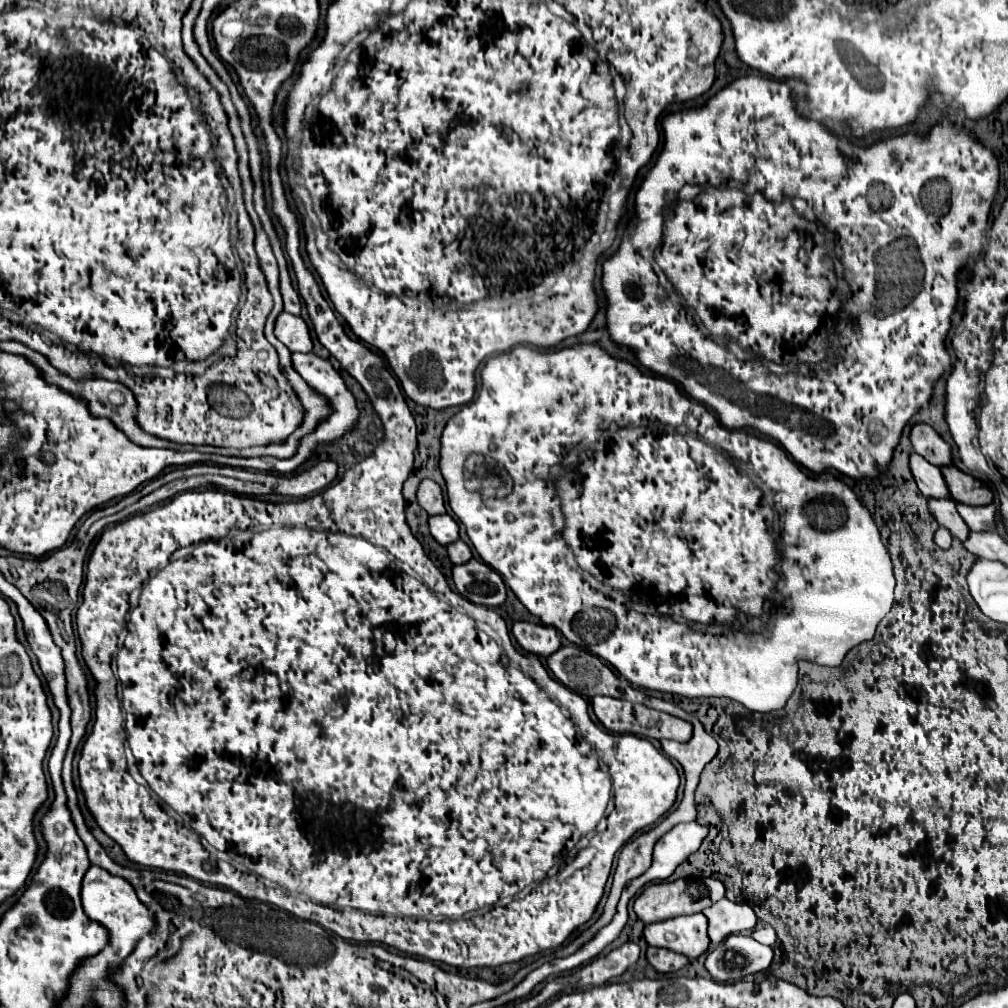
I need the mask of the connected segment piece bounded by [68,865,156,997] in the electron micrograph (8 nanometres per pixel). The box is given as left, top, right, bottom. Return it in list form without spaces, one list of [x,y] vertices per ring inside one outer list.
[[[92,865],[84,877],[82,905],[84,905],[84,911],[88,913],[88,917],[92,917],[94,921],[100,921],[108,931],[112,931],[112,943],[102,953],[88,957],[88,961],[82,961],[80,969],[72,975],[74,985],[68,991],[68,997],[72,997],[74,991],[78,991],[78,989],[86,991],[86,989],[104,989],[104,985],[116,985],[110,979],[110,975],[112,975],[110,971],[116,965],[122,965],[124,959],[128,959],[128,955],[136,949],[140,939],[144,939],[146,935],[152,935],[156,931],[156,915],[152,913],[152,909],[148,905],[144,905],[138,899],[130,881],[126,881],[124,877],[112,875],[106,869],[100,869],[98,865]]]

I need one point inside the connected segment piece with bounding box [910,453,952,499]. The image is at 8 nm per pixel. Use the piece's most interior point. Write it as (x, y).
(929, 478)

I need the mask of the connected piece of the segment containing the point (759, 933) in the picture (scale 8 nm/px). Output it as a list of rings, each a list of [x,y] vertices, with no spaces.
[[[764,925],[764,927],[756,929],[756,931],[752,933],[752,937],[754,937],[756,941],[764,943],[764,945],[776,945],[776,941],[778,941],[776,931],[774,931],[774,927],[772,927],[772,925]]]

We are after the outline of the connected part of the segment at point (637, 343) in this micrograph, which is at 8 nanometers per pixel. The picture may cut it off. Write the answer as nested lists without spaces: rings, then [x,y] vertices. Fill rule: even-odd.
[[[746,75],[746,77],[740,77],[740,79],[736,79],[736,81],[732,81],[732,83],[730,83],[730,85],[726,85],[726,87],[724,87],[724,89],[720,89],[720,91],[718,91],[718,93],[716,93],[716,95],[714,95],[714,97],[712,97],[712,99],[710,99],[710,101],[708,101],[708,103],[704,103],[704,105],[700,105],[700,107],[694,107],[694,109],[682,109],[682,111],[676,111],[676,113],[668,113],[668,115],[666,115],[666,117],[664,117],[664,121],[662,121],[662,131],[664,131],[664,149],[662,149],[662,151],[660,151],[660,155],[658,155],[658,159],[656,159],[656,163],[654,163],[654,165],[652,165],[652,167],[650,167],[650,169],[648,169],[648,173],[646,173],[646,175],[644,175],[644,177],[642,177],[642,181],[640,181],[640,185],[638,185],[638,189],[636,189],[636,205],[634,205],[634,209],[636,209],[636,211],[634,211],[634,221],[632,221],[632,223],[634,223],[634,231],[632,231],[632,233],[630,233],[630,237],[628,237],[628,241],[622,241],[622,243],[620,243],[620,247],[618,247],[618,249],[616,249],[616,253],[612,253],[612,255],[610,255],[610,257],[608,257],[608,259],[606,259],[606,261],[604,261],[604,263],[602,263],[602,279],[600,279],[600,287],[602,287],[602,293],[604,293],[604,301],[606,301],[606,329],[608,329],[608,333],[610,333],[610,339],[612,339],[612,343],[616,343],[616,345],[622,345],[622,347],[626,347],[626,349],[628,349],[628,351],[632,351],[632,353],[634,353],[634,357],[636,357],[636,359],[638,359],[638,363],[640,363],[640,365],[642,365],[642,367],[646,367],[646,369],[648,369],[648,371],[652,371],[652,373],[656,373],[656,375],[660,375],[660,377],[666,377],[666,379],[670,379],[670,381],[676,381],[676,383],[678,383],[678,385],[680,385],[680,387],[682,387],[682,391],[684,391],[684,393],[686,393],[686,395],[688,395],[688,397],[692,397],[692,399],[694,399],[694,401],[700,401],[700,403],[704,403],[704,405],[706,405],[706,407],[710,407],[710,409],[712,409],[712,411],[714,411],[714,413],[716,413],[716,415],[718,415],[718,419],[720,419],[720,423],[722,423],[722,425],[724,425],[724,427],[726,427],[726,429],[746,429],[746,427],[748,427],[748,429],[752,429],[752,431],[758,431],[758,433],[762,433],[762,435],[764,435],[764,437],[770,437],[770,439],[772,439],[772,441],[776,441],[776,443],[780,443],[780,447],[782,447],[782,449],[784,449],[784,451],[786,451],[786,453],[788,453],[788,455],[790,455],[790,457],[792,457],[792,459],[794,459],[794,461],[796,461],[796,463],[800,463],[800,465],[802,465],[802,467],[806,467],[806,469],[808,469],[808,471],[810,471],[810,473],[814,473],[814,475],[822,475],[822,473],[826,473],[826,471],[830,471],[830,469],[834,469],[834,471],[838,471],[838,473],[842,473],[842,475],[846,475],[846,477],[850,477],[850,479],[874,479],[874,477],[880,477],[880,475],[882,475],[882,473],[886,473],[886,471],[888,471],[888,465],[890,465],[890,461],[892,461],[892,457],[894,457],[894,449],[896,449],[896,445],[898,445],[898,441],[900,441],[900,437],[902,437],[902,431],[904,431],[904,429],[906,429],[906,425],[910,425],[910,421],[912,421],[912,417],[914,417],[914,415],[916,415],[916,413],[920,413],[920,411],[922,411],[922,409],[924,409],[924,407],[926,407],[926,405],[928,405],[928,403],[930,403],[930,399],[932,399],[932,393],[934,393],[934,385],[936,385],[936,381],[938,381],[938,379],[940,379],[940,377],[942,377],[942,375],[944,375],[944,373],[946,373],[946,371],[950,371],[950,369],[952,369],[952,367],[954,367],[954,363],[952,363],[952,357],[950,357],[950,353],[948,353],[948,349],[946,349],[946,337],[948,337],[948,331],[950,331],[950,327],[952,327],[952,315],[954,315],[954,311],[956,311],[956,305],[958,305],[958,273],[962,273],[962,271],[964,271],[964,269],[966,269],[966,267],[968,267],[968,265],[970,265],[970,261],[972,261],[972,259],[974,259],[974,257],[978,257],[978,255],[980,255],[980,247],[982,247],[982,243],[980,243],[980,241],[982,241],[982,233],[984,233],[984,229],[986,229],[986,225],[988,225],[988,215],[990,215],[990,207],[992,207],[992,203],[994,203],[994,197],[996,197],[996,191],[998,191],[998,183],[1000,183],[1000,171],[998,171],[998,163],[1000,163],[1000,161],[998,161],[998,155],[996,155],[996,153],[994,153],[994,151],[992,151],[992,149],[990,149],[990,147],[986,147],[986,145],[984,145],[984,143],[982,143],[982,141],[980,141],[980,139],[976,139],[976,137],[972,137],[972,133],[970,133],[970,131],[968,131],[968,129],[966,129],[966,127],[962,127],[962,125],[958,125],[958,123],[956,123],[956,121],[954,121],[954,117],[952,117],[952,115],[950,115],[950,113],[948,113],[948,111],[950,111],[950,107],[948,107],[948,105],[944,105],[944,103],[942,103],[942,105],[940,105],[940,111],[942,111],[942,115],[940,115],[940,119],[938,119],[938,123],[936,123],[936,125],[932,125],[932,127],[930,127],[930,129],[928,129],[928,133],[920,133],[920,131],[916,131],[916,129],[910,129],[910,131],[906,131],[906,133],[902,133],[902,135],[896,135],[896,137],[888,137],[888,139],[880,139],[880,141],[876,141],[876,143],[872,143],[872,145],[868,145],[868,147],[860,147],[860,145],[856,145],[856,143],[854,143],[854,141],[852,141],[852,139],[850,139],[850,137],[846,137],[846,135],[834,135],[834,133],[832,133],[832,131],[830,131],[830,129],[828,129],[828,127],[826,127],[826,125],[824,125],[824,123],[820,123],[820,121],[816,121],[816,119],[808,119],[808,117],[802,117],[802,115],[800,115],[800,113],[798,113],[798,109],[796,109],[796,105],[794,105],[794,103],[792,103],[792,99],[794,99],[794,95],[792,95],[792,87],[790,87],[790,85],[788,85],[788,81],[776,81],[776,79],[768,79],[768,77],[760,77],[760,75]],[[932,177],[942,177],[942,179],[946,179],[946,181],[948,181],[948,183],[950,183],[950,189],[952,189],[952,193],[950,193],[950,205],[948,205],[948,209],[946,209],[946,207],[944,207],[944,209],[930,209],[930,211],[928,211],[928,209],[926,209],[926,207],[924,207],[924,205],[922,205],[922,201],[920,201],[920,189],[922,189],[922,185],[924,185],[924,181],[928,181],[928,179],[932,179]],[[730,181],[736,181],[736,183],[742,183],[742,185],[752,185],[752,187],[754,187],[754,189],[756,189],[756,191],[760,191],[760,193],[752,193],[752,195],[746,195],[746,193],[744,193],[744,191],[742,191],[742,189],[740,189],[740,187],[712,187],[712,185],[724,185],[724,183],[730,183]],[[686,183],[700,183],[700,185],[704,185],[704,183],[708,183],[708,185],[706,185],[706,187],[704,187],[704,191],[702,191],[702,193],[698,193],[698,195],[696,195],[696,197],[694,197],[694,199],[692,199],[692,201],[676,201],[676,203],[674,203],[674,207],[672,207],[672,209],[670,209],[670,211],[668,211],[668,213],[666,213],[666,217],[664,217],[664,227],[662,227],[662,245],[658,245],[658,247],[656,247],[656,251],[654,251],[654,261],[656,261],[656,265],[658,265],[658,267],[662,267],[662,271],[664,271],[664,275],[666,275],[666,279],[668,279],[668,281],[670,281],[670,283],[672,283],[672,285],[674,285],[674,291],[676,291],[676,293],[678,293],[678,295],[682,295],[682,297],[684,297],[684,305],[686,305],[686,307],[690,307],[690,309],[696,309],[696,313],[698,313],[698,315],[700,315],[700,311],[710,311],[710,313],[712,313],[712,317],[714,317],[714,321],[712,321],[712,325],[708,325],[708,329],[710,329],[710,333],[712,333],[712,337],[724,337],[724,339],[730,339],[730,341],[734,341],[734,339],[736,339],[736,341],[738,341],[738,343],[740,343],[740,347],[742,347],[742,349],[744,349],[744,351],[748,351],[748,353],[750,353],[750,355],[752,355],[752,357],[756,357],[756,359],[762,359],[762,357],[764,357],[764,359],[768,359],[768,361],[756,361],[756,363],[750,363],[750,361],[738,361],[738,359],[736,359],[736,357],[734,357],[734,355],[732,355],[732,353],[728,353],[728,351],[726,351],[726,349],[724,349],[724,347],[720,347],[720,345],[718,345],[718,343],[714,343],[714,341],[712,341],[712,339],[708,339],[708,337],[704,337],[704,335],[702,335],[702,333],[700,333],[700,329],[696,329],[696,327],[694,327],[694,329],[692,329],[692,321],[688,321],[688,317],[684,317],[684,305],[680,305],[680,297],[676,297],[676,293],[666,293],[666,289],[664,289],[664,287],[662,287],[662,285],[660,285],[660,281],[658,281],[658,277],[656,277],[656,275],[654,275],[654,271],[652,271],[652,267],[650,267],[650,263],[648,263],[648,261],[646,261],[646,259],[644,259],[644,257],[642,257],[642,255],[640,255],[640,253],[638,253],[638,251],[636,251],[636,249],[634,249],[634,243],[632,243],[632,241],[634,241],[634,239],[636,239],[636,241],[642,241],[642,239],[654,239],[654,227],[658,227],[658,225],[660,225],[660,221],[662,221],[662,219],[652,219],[652,213],[658,213],[658,211],[660,211],[660,213],[664,213],[664,209],[666,209],[666,207],[668,207],[668,205],[670,205],[670,203],[672,203],[672,201],[674,201],[674,195],[676,195],[676,193],[678,193],[678,191],[680,191],[680,189],[682,189],[682,187],[684,187],[684,185],[686,185]],[[874,183],[884,183],[884,187],[886,187],[886,189],[888,189],[888,191],[890,191],[890,195],[892,195],[892,197],[894,197],[894,201],[890,201],[890,205],[888,205],[888,207],[882,207],[882,209],[872,209],[872,205],[870,205],[870,201],[868,201],[868,189],[870,189],[870,185],[874,185]],[[762,193],[764,193],[764,195],[766,195],[766,197],[770,197],[770,199],[774,199],[774,197],[772,197],[772,195],[776,195],[776,197],[780,197],[780,193],[782,193],[782,195],[784,195],[784,193],[788,193],[788,195],[790,195],[790,197],[802,197],[802,199],[806,199],[806,201],[808,201],[808,205],[816,205],[816,209],[818,209],[818,219],[820,219],[820,221],[822,221],[822,223],[824,223],[824,225],[826,225],[826,227],[828,227],[828,229],[830,229],[830,231],[834,231],[834,233],[836,233],[836,235],[838,235],[838,237],[840,237],[840,253],[838,253],[838,259],[840,259],[840,261],[842,261],[842,263],[844,263],[844,269],[846,269],[846,271],[844,271],[844,275],[846,275],[846,281],[848,281],[848,283],[850,283],[850,285],[852,285],[852,287],[854,287],[854,291],[856,291],[856,295],[854,295],[854,297],[850,297],[850,301],[848,301],[848,305],[844,305],[844,311],[842,311],[842,299],[840,299],[840,293],[838,293],[838,273],[836,273],[836,257],[832,257],[832,253],[830,253],[830,249],[828,249],[828,247],[826,247],[826,231],[824,231],[824,229],[820,229],[820,225],[818,225],[818,223],[816,223],[816,221],[808,221],[808,219],[806,219],[806,217],[804,217],[804,215],[800,215],[800,213],[798,213],[798,211],[796,211],[796,207],[794,207],[794,205],[792,205],[792,199],[790,199],[790,197],[782,197],[782,201],[780,201],[780,203],[772,203],[772,201],[768,201],[768,199],[766,199],[766,197],[764,197],[764,195],[762,195]],[[866,221],[870,221],[870,227],[872,227],[872,221],[874,221],[874,237],[876,237],[876,235],[880,235],[880,233],[878,233],[878,231],[876,231],[876,229],[892,229],[892,241],[866,241]],[[862,311],[866,311],[866,315],[868,315],[868,319],[864,319],[864,317],[862,317],[862,323],[860,323],[860,321],[858,321],[858,319],[860,319],[860,317],[858,317],[858,315],[862,315]],[[846,315],[850,315],[850,319],[852,319],[852,323],[854,323],[854,327],[848,327],[848,325],[846,325],[846,323],[848,323],[848,321],[844,321],[844,319],[842,319],[842,317],[846,317]],[[840,351],[842,351],[842,355],[844,355],[844,361],[838,361],[838,359],[836,359],[836,361],[832,361],[832,359],[830,359],[830,357],[832,357],[832,355],[834,355],[834,353],[836,353],[836,355],[840,355]],[[792,361],[794,361],[794,363],[800,363],[800,361],[802,361],[802,363],[810,363],[810,365],[816,365],[816,363],[818,363],[818,365],[820,365],[820,363],[824,363],[824,365],[820,365],[820,369],[816,369],[816,371],[814,371],[814,373],[802,373],[802,371],[788,371],[788,373],[786,373],[786,375],[780,375],[780,377],[776,377],[776,375],[774,375],[774,373],[772,373],[772,371],[770,371],[770,367],[772,367],[772,365],[776,365],[776,363],[778,363],[778,365],[786,365],[786,363],[792,363]]]

